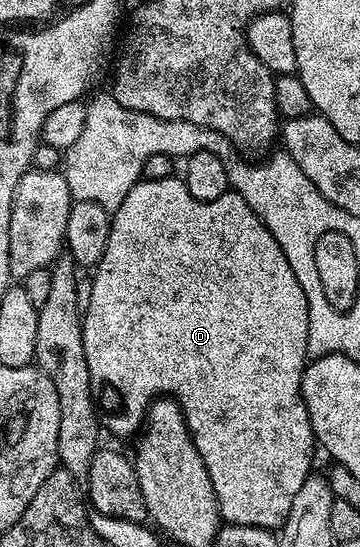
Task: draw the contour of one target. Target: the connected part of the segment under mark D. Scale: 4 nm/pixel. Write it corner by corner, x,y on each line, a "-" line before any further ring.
177,176
151,181
140,179
132,191
124,195
124,203
113,210
106,256
98,262
96,272
98,274
90,285
90,298
87,301
85,298
82,315
84,359
88,363
90,377
122,385
122,389
126,389
126,397
130,397
130,401
138,401
138,405
149,406
151,401
160,397
177,401
188,431
196,443
196,451
200,451
200,459
204,459
204,467
208,467
208,475
218,500
219,518
231,525
281,530
288,519
288,511
292,511
292,499
296,499
300,487
304,487
304,479
311,476
310,460
314,457
316,442
302,398
302,373
308,364
308,299
300,287
300,279
296,279
288,259
264,223
252,211
252,207
244,203
239,193
227,191
215,201
197,201
192,199
185,180

